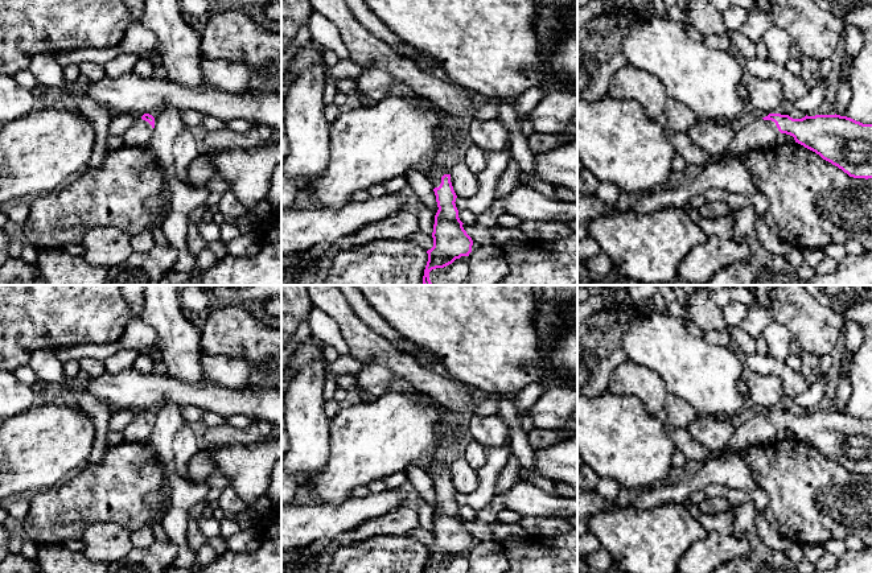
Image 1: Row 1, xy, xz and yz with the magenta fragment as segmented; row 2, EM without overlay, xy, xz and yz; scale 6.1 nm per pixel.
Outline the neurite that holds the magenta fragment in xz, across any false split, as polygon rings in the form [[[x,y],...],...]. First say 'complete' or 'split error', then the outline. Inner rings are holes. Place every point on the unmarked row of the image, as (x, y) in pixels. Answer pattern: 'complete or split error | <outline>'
split error | [[[436,457],[429,467],[429,477],[435,483],[437,508],[433,520],[433,543],[427,547],[428,557],[423,573],[429,573],[429,568],[444,564],[461,552],[469,552],[473,536],[462,523],[456,503],[456,489],[451,478],[451,467]]]

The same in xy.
split error | [[[144,409],[136,415],[132,422],[123,430],[124,441],[127,442],[148,442],[152,426],[155,424],[155,413]]]

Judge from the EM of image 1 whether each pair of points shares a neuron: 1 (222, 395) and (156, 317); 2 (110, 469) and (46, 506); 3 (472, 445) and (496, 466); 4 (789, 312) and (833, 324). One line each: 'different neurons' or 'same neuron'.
1: different neurons
2: same neuron
3: different neurons
4: same neuron

